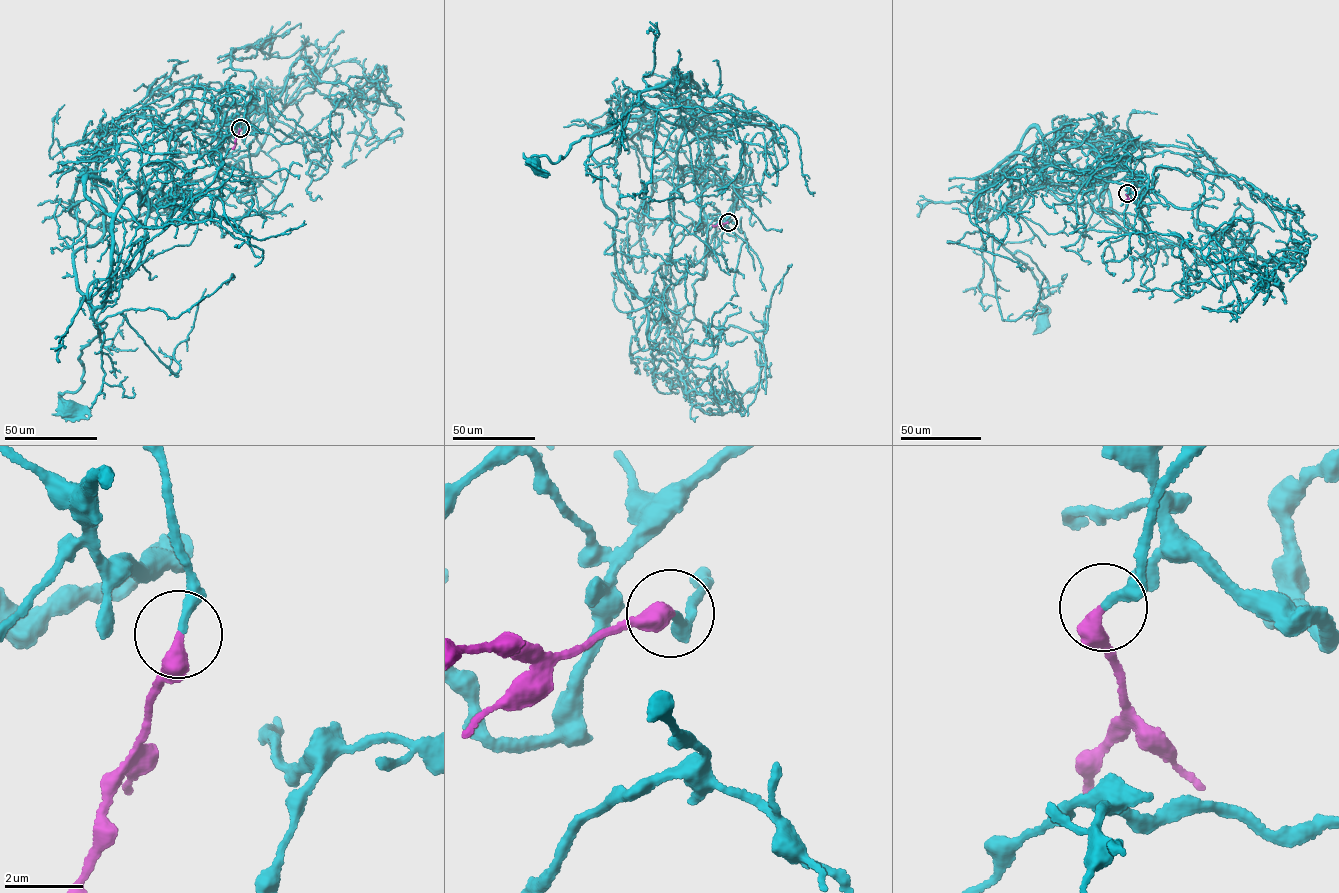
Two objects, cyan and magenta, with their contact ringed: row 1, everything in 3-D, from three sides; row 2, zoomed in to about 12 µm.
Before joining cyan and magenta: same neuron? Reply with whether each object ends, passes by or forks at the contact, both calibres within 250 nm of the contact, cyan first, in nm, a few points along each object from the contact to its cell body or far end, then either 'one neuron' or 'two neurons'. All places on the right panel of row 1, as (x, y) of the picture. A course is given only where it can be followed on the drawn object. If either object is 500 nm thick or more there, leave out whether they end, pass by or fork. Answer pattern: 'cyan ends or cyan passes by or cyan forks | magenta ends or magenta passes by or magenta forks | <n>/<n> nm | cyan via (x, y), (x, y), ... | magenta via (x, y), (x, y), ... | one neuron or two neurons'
cyan ends | magenta ends | 240/400 nm | cyan via (1127, 193), (1140, 182), (1106, 165), (1085, 192), (1045, 183), (989, 222), (1037, 280), (1042, 319) | magenta via (1127, 193), (1126, 206) | one neuron

